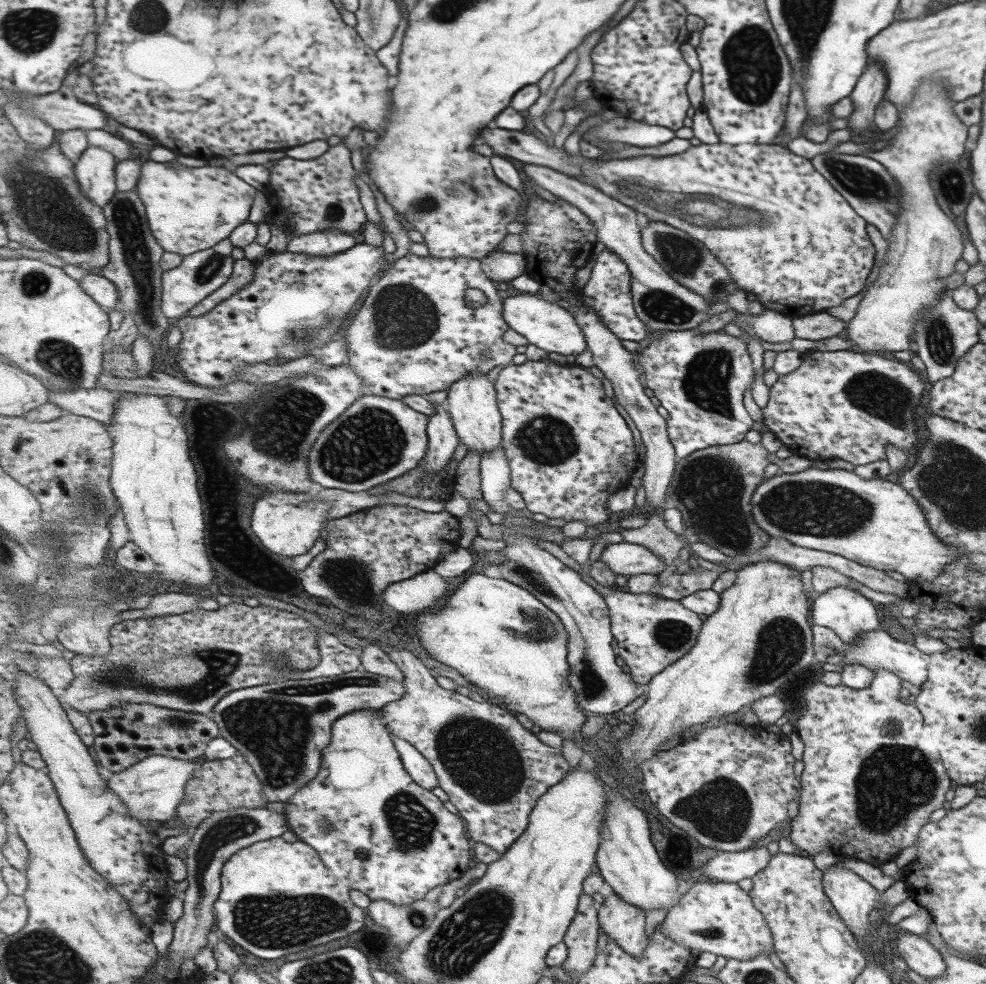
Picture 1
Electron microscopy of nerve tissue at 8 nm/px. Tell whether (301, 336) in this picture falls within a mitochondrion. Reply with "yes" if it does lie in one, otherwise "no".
yes

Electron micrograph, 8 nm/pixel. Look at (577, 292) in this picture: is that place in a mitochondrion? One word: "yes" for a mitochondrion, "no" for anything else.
no

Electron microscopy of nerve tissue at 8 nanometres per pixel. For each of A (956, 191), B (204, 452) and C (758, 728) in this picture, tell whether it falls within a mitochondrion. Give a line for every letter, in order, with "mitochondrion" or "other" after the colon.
A: other
B: other
C: other

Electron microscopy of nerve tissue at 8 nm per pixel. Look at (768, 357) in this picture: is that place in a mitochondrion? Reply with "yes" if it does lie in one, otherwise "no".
no

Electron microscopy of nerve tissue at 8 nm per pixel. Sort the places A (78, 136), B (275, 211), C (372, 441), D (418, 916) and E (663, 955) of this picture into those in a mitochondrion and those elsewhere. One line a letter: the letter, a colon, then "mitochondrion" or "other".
A: other
B: other
C: mitochondrion
D: mitochondrion
E: other

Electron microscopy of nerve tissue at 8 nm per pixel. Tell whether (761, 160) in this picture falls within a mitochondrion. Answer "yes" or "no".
no

